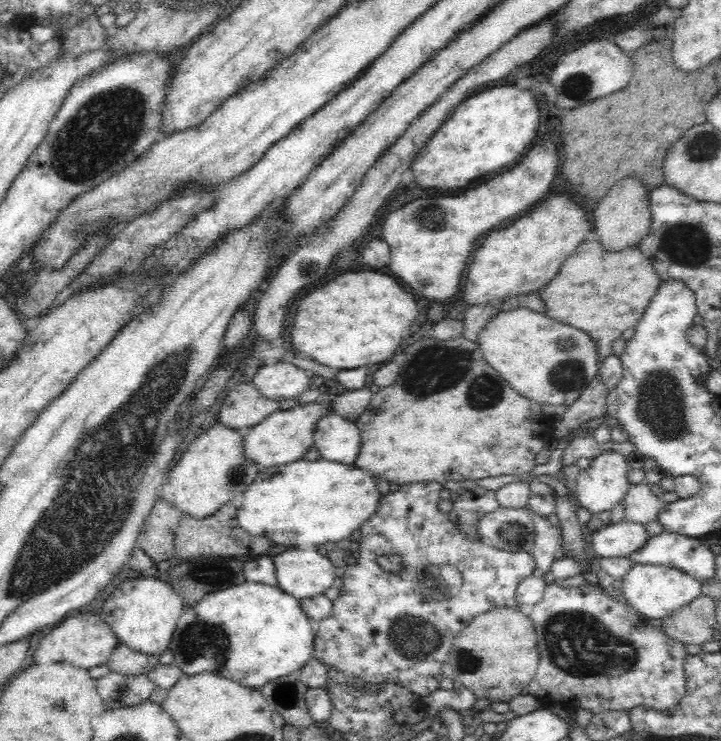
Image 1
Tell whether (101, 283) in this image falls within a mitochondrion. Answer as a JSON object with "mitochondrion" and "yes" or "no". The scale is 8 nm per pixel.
{"mitochondrion":"no"}

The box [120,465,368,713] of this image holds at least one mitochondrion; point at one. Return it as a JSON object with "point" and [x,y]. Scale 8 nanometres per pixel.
{"point":[200,640]}

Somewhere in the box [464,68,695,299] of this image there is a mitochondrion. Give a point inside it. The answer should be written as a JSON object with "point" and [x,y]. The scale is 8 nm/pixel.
{"point":[578,86]}

